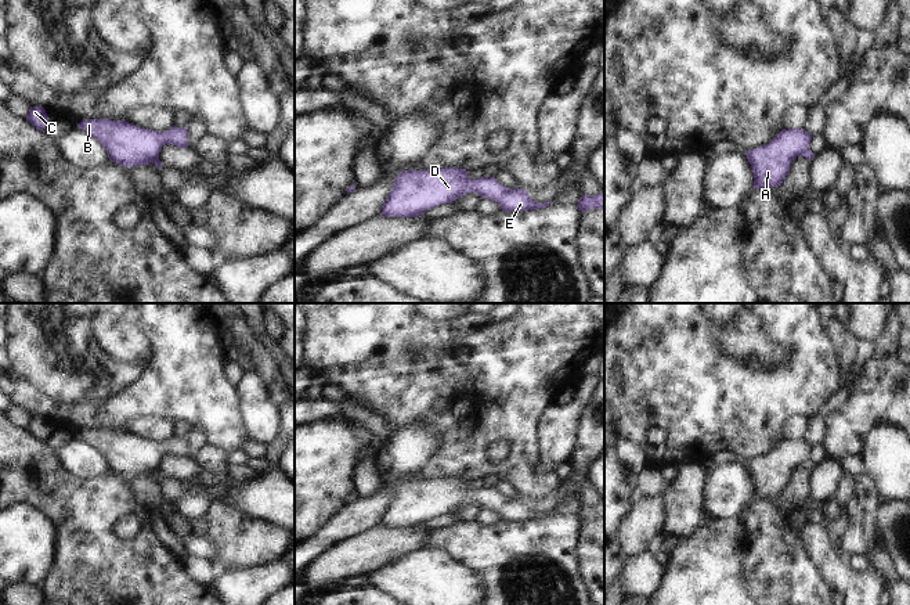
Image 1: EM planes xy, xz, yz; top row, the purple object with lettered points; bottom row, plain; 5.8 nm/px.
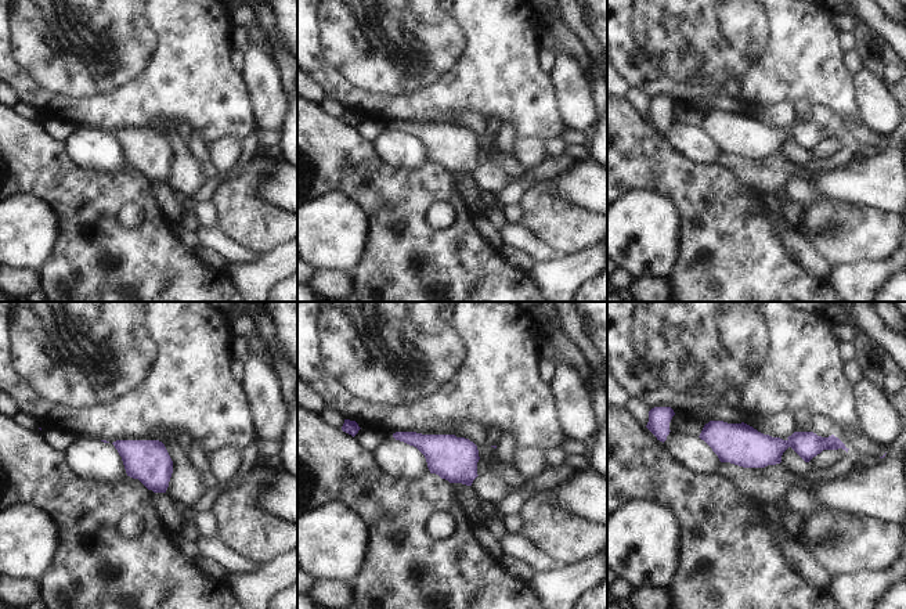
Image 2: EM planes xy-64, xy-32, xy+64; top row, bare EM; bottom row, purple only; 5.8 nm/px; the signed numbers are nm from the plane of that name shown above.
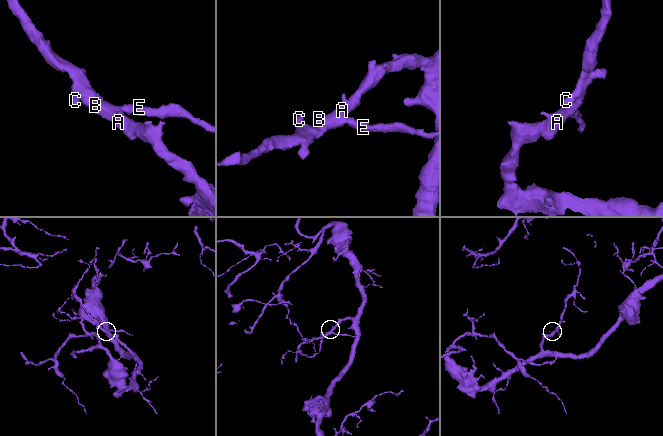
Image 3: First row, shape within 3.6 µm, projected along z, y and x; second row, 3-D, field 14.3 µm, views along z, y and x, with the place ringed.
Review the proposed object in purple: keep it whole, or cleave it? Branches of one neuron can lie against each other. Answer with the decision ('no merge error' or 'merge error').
no merge error

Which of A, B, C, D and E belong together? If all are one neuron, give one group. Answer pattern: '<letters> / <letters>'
A B C D E

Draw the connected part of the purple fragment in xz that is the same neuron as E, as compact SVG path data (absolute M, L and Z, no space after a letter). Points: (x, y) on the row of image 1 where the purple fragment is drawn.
M459 168L408 169L397 174L379 215L418 217L430 208L451 204L469 192L479 192L481 198L498 202L505 212L526 212L552 204L535 202L528 191L503 187L495 177L472 180L467 173L469 170Z

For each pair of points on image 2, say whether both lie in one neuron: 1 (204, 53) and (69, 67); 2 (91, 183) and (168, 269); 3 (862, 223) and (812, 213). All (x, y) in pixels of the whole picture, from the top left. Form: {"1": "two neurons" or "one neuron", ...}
{"1": "one neuron", "2": "one neuron", "3": "one neuron"}

